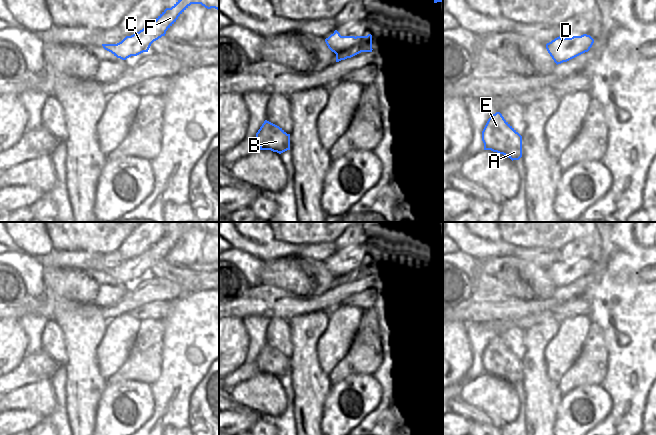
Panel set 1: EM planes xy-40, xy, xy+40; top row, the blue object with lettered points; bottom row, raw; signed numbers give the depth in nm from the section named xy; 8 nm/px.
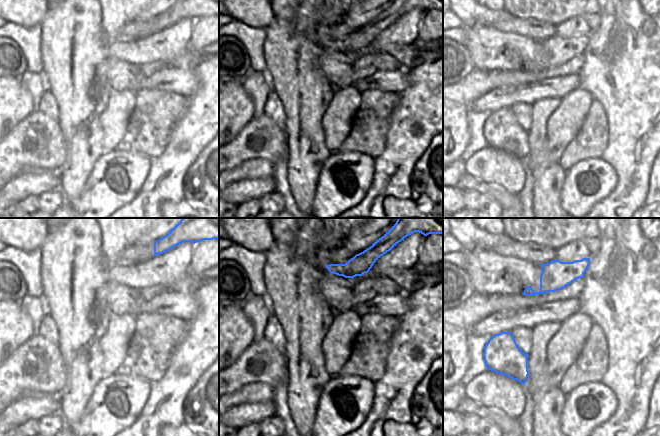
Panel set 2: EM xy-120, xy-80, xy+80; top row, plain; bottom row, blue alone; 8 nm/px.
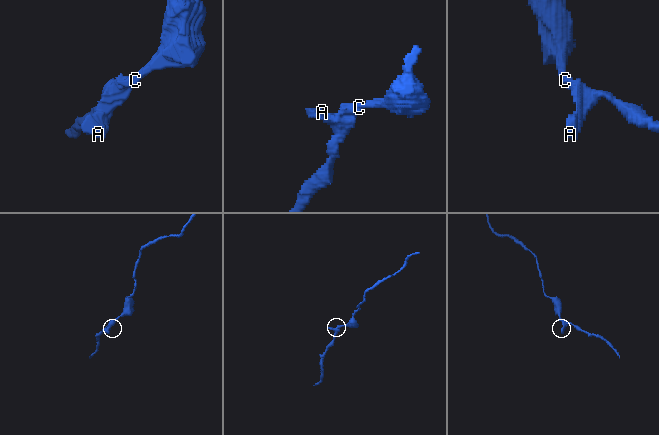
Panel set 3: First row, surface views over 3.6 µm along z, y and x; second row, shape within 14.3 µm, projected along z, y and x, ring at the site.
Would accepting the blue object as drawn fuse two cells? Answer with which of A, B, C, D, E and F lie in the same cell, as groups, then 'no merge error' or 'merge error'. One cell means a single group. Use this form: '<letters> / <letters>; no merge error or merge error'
A B C D E F; no merge error

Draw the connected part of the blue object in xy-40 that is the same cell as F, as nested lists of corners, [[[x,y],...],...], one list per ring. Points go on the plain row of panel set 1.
[[[180,222],[171,232],[166,232],[153,246],[139,256],[126,260],[117,268],[102,268],[102,270],[122,284],[148,276],[151,268],[165,260],[166,255],[191,228],[201,228],[207,233],[219,234],[219,222]]]

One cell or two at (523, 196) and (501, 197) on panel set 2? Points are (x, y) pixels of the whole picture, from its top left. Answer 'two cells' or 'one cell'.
two cells

